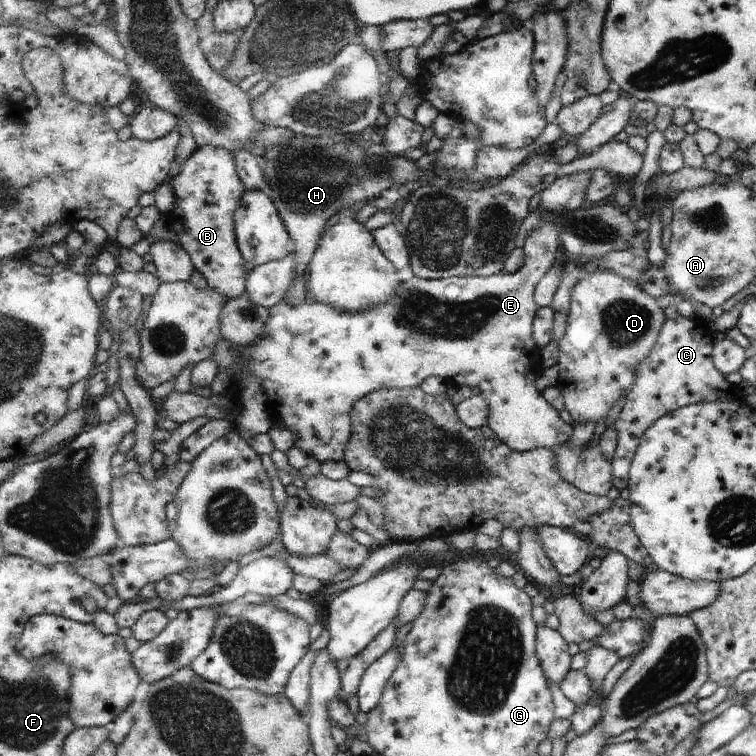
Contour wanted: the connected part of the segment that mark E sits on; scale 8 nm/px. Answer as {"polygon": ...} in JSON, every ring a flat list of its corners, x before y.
{"polygon":[[550,221,543,222,541,228,535,228,533,232,529,234,526,239,526,244,523,246,523,250,527,252,525,258,525,265,519,272,505,274,500,273,489,277,448,277,445,279,421,279,413,276,410,280,403,282,399,293,395,298,391,298,387,304,379,304,379,306,371,306,367,310,361,310,357,314,353,312,347,312,347,310,339,310,337,306,329,306,329,304,322,304,314,302,311,304,301,304,301,306,291,306,287,300,281,300,279,304,276,304,271,308,271,318,267,320,267,326,265,334,263,334,263,340,259,342,257,346,251,346,251,348,237,348,237,346,231,346,231,342,227,342,223,339,223,342,219,344,218,350,215,350,214,358,219,364,219,370,221,372,227,372,227,374,233,374,236,379,241,372,241,362,247,364,251,374,256,375,262,380,261,385,265,391,267,405,269,408,269,415,272,425,281,425,288,429,294,440,294,446,303,450,303,452,309,454,311,457,320,463,333,461,344,461,346,457,347,444,351,442,351,431,353,427,353,420,351,420,351,414,354,412,355,405,361,401,361,398,369,396,379,390,405,390,411,388,421,387,423,382,426,382,427,378,437,376,443,378,449,386,459,388,462,386,468,386,473,389,477,387,479,389,482,398,485,398,487,406,489,406,489,418,487,418,487,426,491,428,498,435,498,438,505,442,512,450,517,451,532,451,540,447,544,448,559,448,570,441,571,436,574,434,574,424,567,424,561,420,559,411,557,411,545,398,542,392,537,390,535,386,535,380,543,374,545,368,543,368,543,358,541,358,541,348,533,342,533,320,537,316,537,310,540,307,535,302,535,290,537,290,537,284,543,280,543,276,560,261,560,252,562,250,562,243,559,237,559,230,557,226]]}

